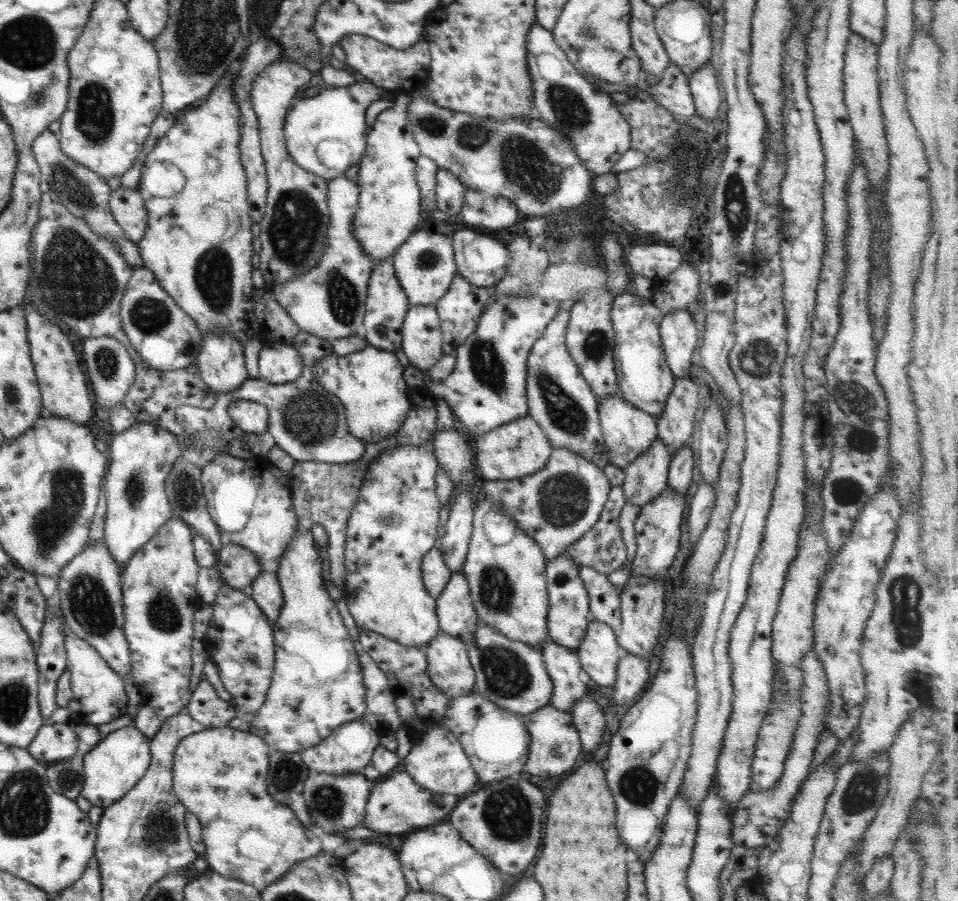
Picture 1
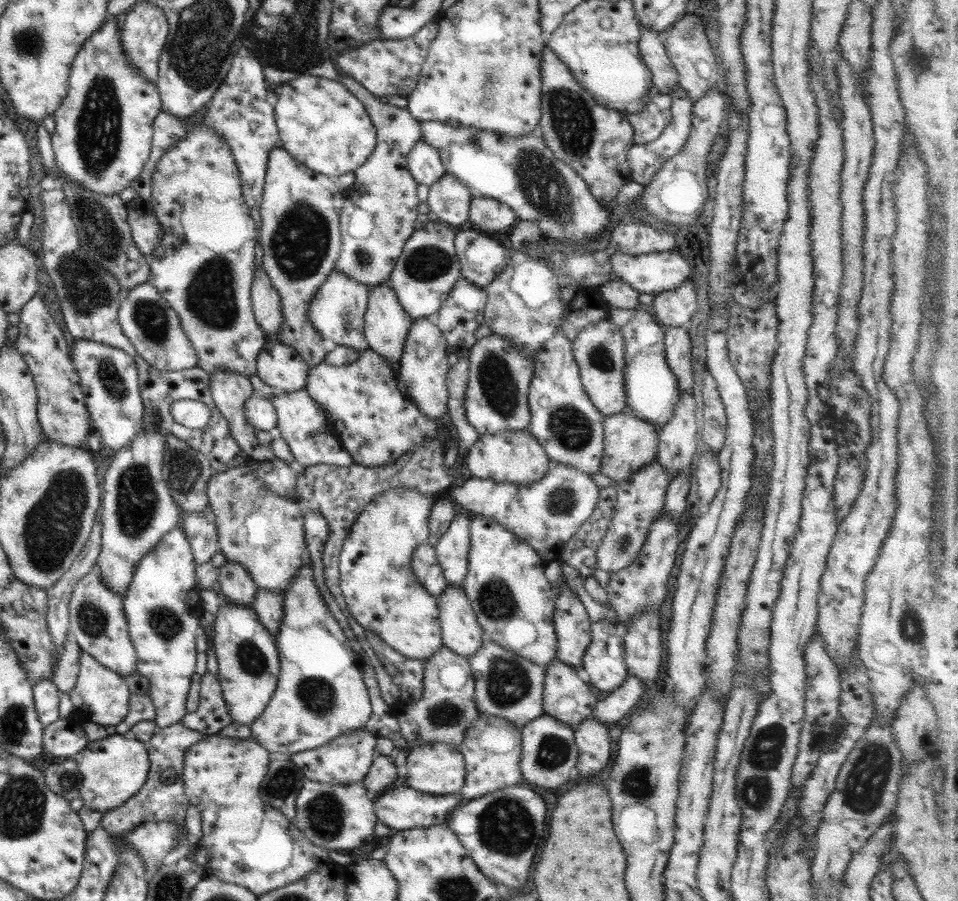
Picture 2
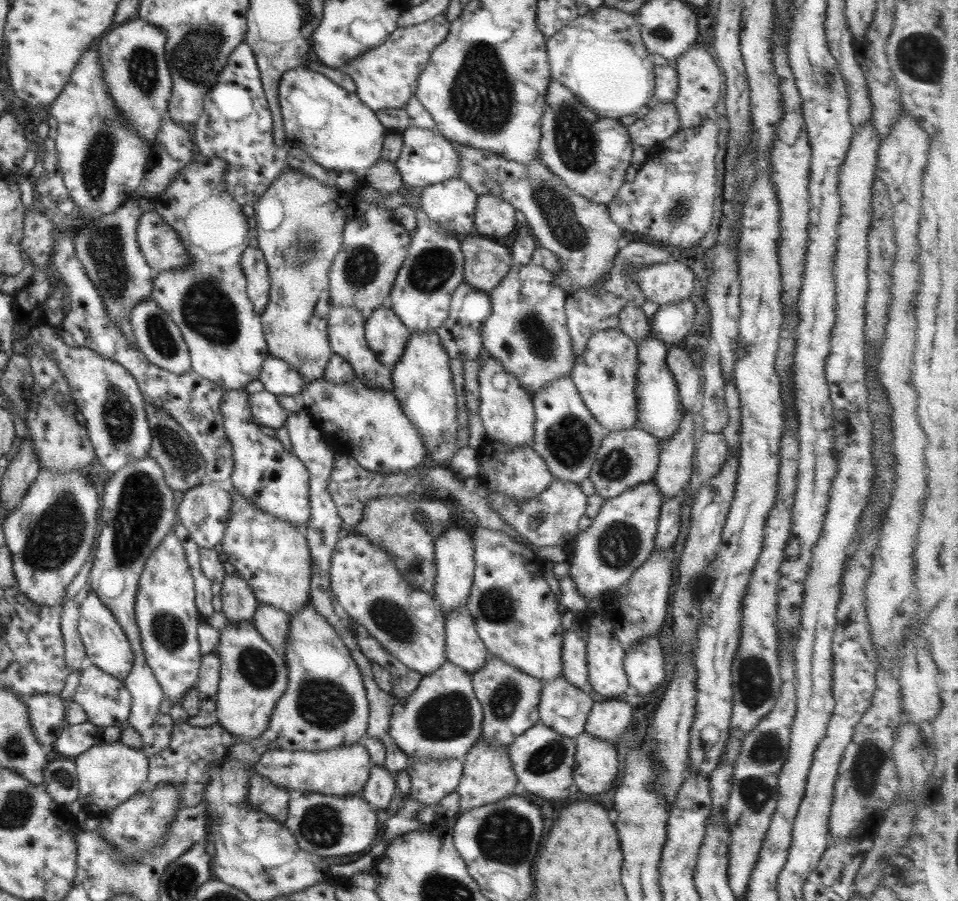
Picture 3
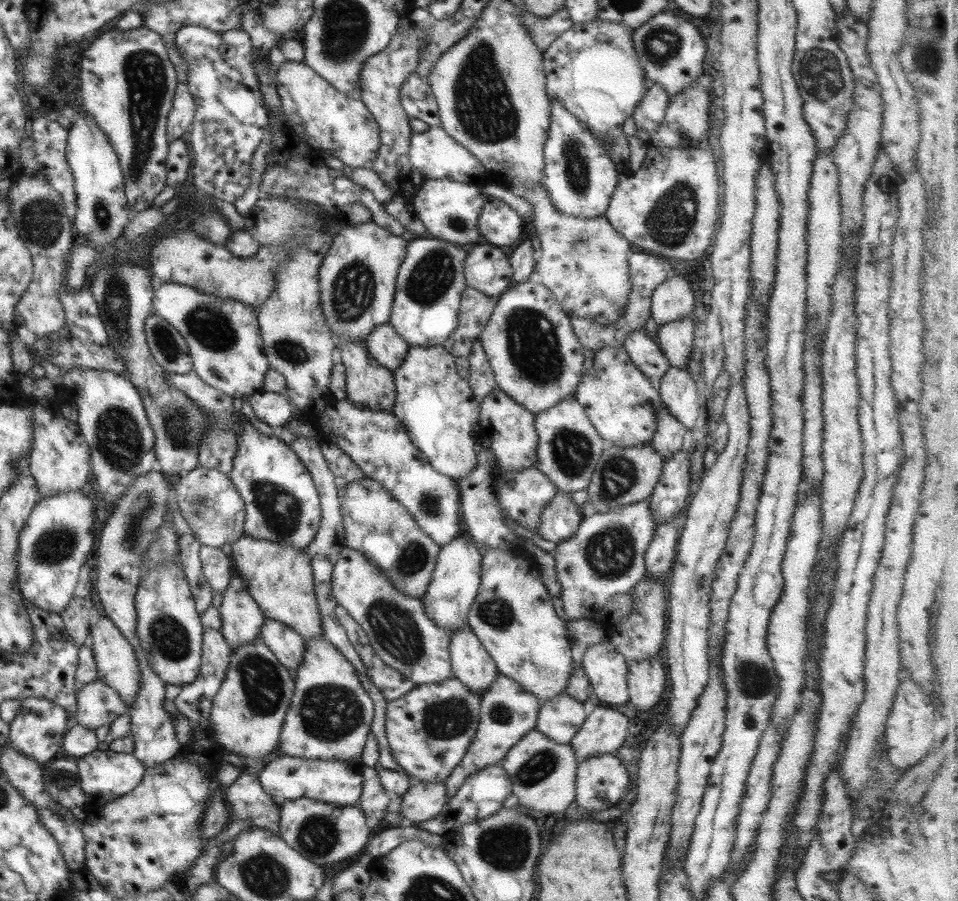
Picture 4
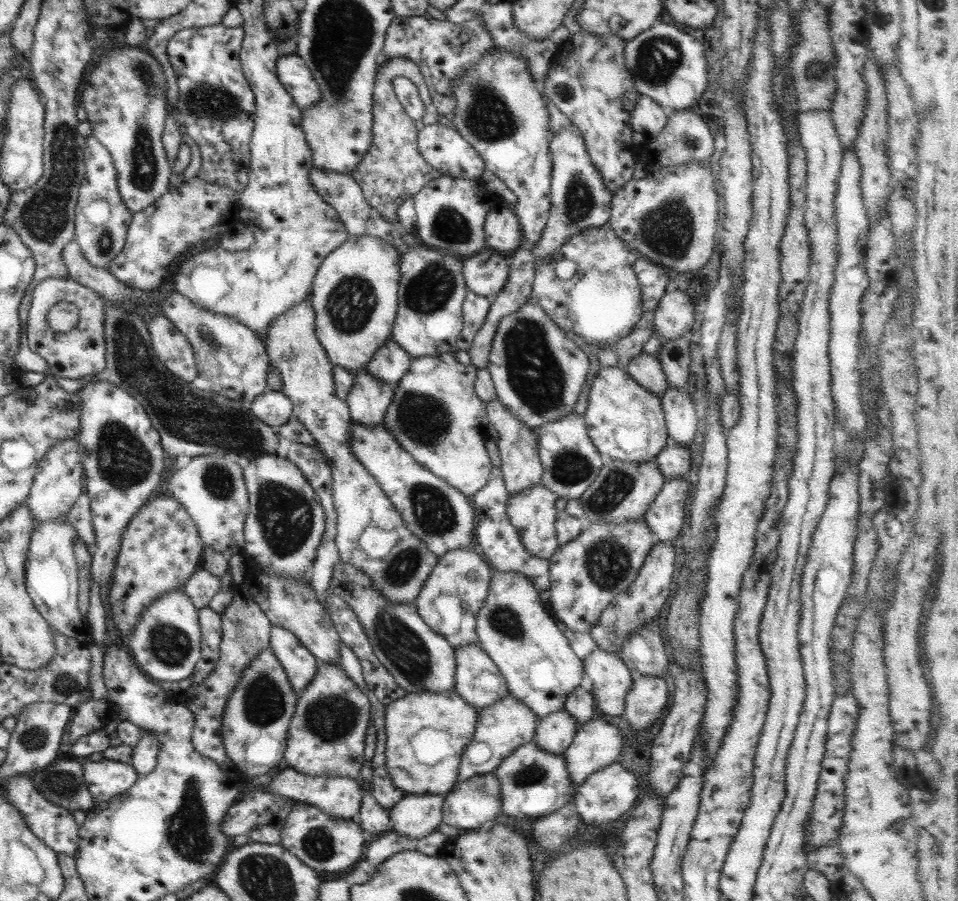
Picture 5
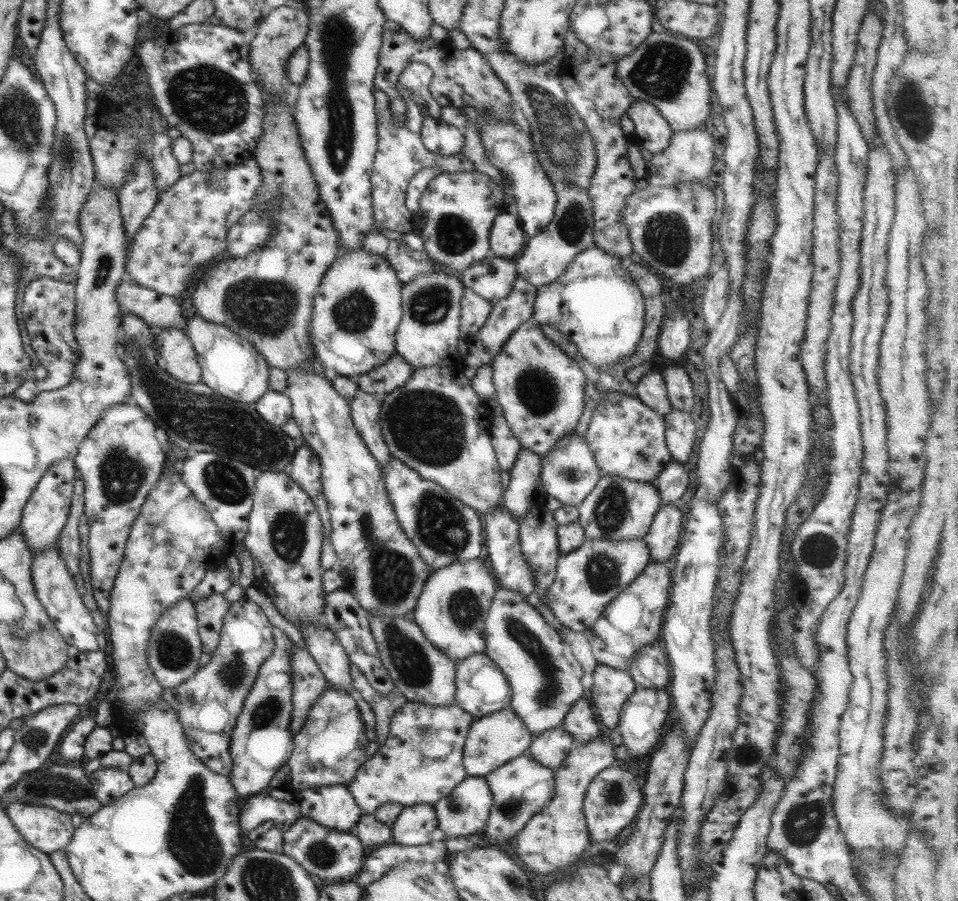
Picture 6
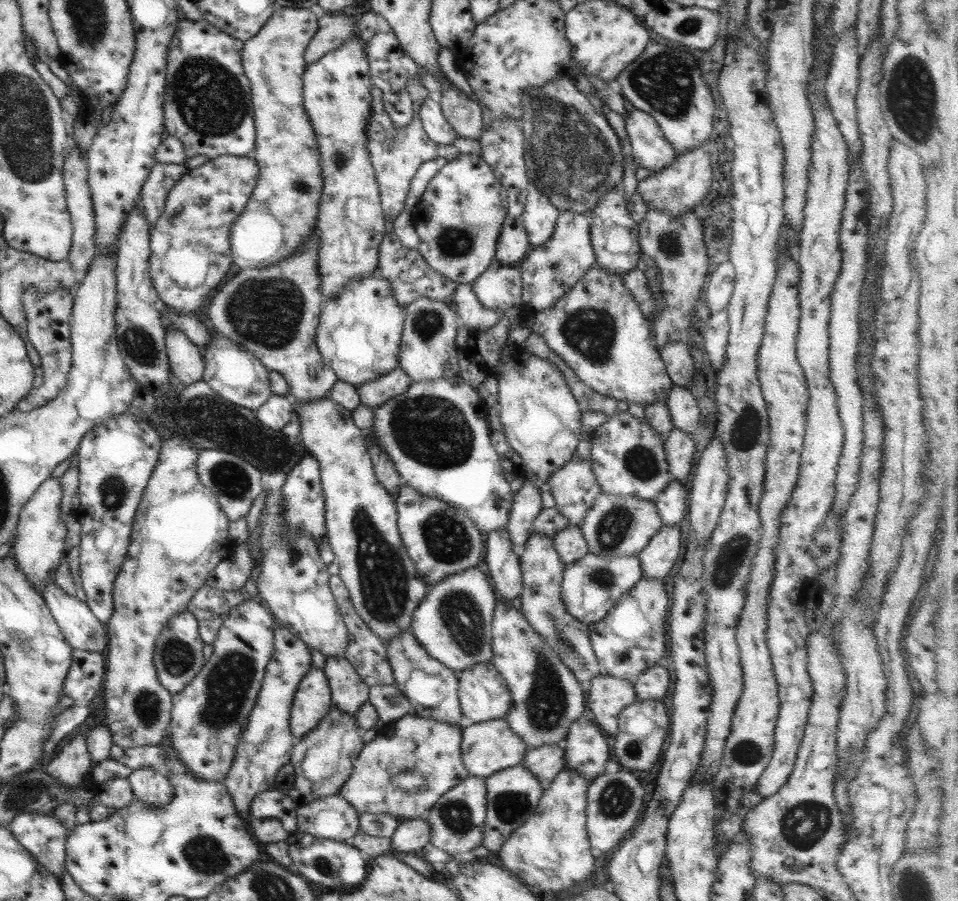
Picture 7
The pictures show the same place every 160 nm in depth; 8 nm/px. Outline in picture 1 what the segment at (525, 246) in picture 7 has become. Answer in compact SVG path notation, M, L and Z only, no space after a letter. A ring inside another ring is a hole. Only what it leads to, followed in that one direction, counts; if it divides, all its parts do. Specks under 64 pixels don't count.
M467 189L462 205L462 218L466 224L500 230L514 226L522 217L516 205L503 196L486 196L477 190Z

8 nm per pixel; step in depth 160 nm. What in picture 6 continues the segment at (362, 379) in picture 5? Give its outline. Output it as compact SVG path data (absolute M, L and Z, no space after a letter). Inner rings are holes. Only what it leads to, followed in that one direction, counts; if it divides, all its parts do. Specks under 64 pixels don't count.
M361 390L356 393L354 400L350 402L354 426L360 433L362 442L366 444L370 454L380 465L387 464L391 459L388 446L382 438L381 404L382 397Z

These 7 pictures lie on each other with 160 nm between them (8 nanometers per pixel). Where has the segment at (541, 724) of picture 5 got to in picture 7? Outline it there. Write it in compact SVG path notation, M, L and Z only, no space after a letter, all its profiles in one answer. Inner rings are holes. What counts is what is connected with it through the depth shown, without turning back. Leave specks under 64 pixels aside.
M546 744L526 752L522 764L545 785L565 768L563 744Z

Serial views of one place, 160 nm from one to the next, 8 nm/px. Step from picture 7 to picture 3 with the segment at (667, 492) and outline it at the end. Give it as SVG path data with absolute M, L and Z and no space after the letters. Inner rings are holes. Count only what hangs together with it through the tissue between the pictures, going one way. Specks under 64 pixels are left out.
M652 334L646 339L636 341L636 356L639 359L639 376L634 392L637 396L637 427L653 434L658 441L677 433L683 418L684 408L681 405L678 385L674 375L667 367L667 344L656 339Z

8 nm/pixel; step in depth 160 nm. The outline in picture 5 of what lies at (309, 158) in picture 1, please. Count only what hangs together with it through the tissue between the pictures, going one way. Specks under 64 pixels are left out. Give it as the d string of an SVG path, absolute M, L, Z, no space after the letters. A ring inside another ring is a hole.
M296 53L281 54L278 57L277 77L301 112L312 108L320 100L321 92L311 70Z

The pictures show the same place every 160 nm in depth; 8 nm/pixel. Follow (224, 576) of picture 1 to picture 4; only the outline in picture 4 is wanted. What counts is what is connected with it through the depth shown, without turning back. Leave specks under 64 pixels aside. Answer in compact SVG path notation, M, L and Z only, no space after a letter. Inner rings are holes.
M232 571L232 577L223 593L219 612L222 628L219 630L231 650L250 644L260 636L265 616L252 595L246 591L244 579Z

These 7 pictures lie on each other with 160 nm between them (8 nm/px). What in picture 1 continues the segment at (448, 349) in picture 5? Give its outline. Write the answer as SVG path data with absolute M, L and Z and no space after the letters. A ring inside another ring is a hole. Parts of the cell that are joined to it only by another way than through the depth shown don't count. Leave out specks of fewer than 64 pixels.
M434 218L426 219L424 226L415 230L392 256L396 278L406 293L409 305L434 305L445 295L457 275L453 235L450 230L442 232L442 226L444 224Z

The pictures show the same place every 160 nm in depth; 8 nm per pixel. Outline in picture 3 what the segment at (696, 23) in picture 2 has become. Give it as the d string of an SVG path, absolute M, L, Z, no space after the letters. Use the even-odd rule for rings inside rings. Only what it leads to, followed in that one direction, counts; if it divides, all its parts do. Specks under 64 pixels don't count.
M700 40L695 42L690 50L687 50L675 64L678 73L677 97L673 100L678 113L680 129L692 129L698 126L704 119L714 113L720 90L723 88L724 77L718 69L715 57L712 54L709 44Z

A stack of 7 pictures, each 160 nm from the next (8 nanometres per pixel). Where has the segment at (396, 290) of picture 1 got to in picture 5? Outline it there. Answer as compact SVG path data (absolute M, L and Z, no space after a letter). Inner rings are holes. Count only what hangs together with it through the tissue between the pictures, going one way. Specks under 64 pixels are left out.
M388 338L368 362L368 373L380 381L396 385L408 373L411 361L408 352Z

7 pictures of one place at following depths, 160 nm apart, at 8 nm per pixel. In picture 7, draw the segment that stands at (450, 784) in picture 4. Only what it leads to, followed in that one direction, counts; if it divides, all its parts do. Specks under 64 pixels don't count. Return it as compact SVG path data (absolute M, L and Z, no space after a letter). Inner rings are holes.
M504 718L476 724L466 722L462 729L461 757L470 775L486 779L499 770L522 764L527 744L512 732Z

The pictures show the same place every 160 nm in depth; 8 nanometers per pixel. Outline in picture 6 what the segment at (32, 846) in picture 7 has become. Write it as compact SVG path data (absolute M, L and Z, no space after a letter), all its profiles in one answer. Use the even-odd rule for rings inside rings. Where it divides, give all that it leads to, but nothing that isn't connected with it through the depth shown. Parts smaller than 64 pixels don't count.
M5 802L6 815L23 839L46 855L63 850L70 842L75 828L71 816L48 806Z

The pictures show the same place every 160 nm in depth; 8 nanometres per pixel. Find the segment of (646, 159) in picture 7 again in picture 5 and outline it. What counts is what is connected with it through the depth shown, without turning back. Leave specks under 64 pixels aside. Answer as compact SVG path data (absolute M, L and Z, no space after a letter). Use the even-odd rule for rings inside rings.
M640 95L630 114L631 127L646 139L654 138L668 122L667 115L652 97Z

